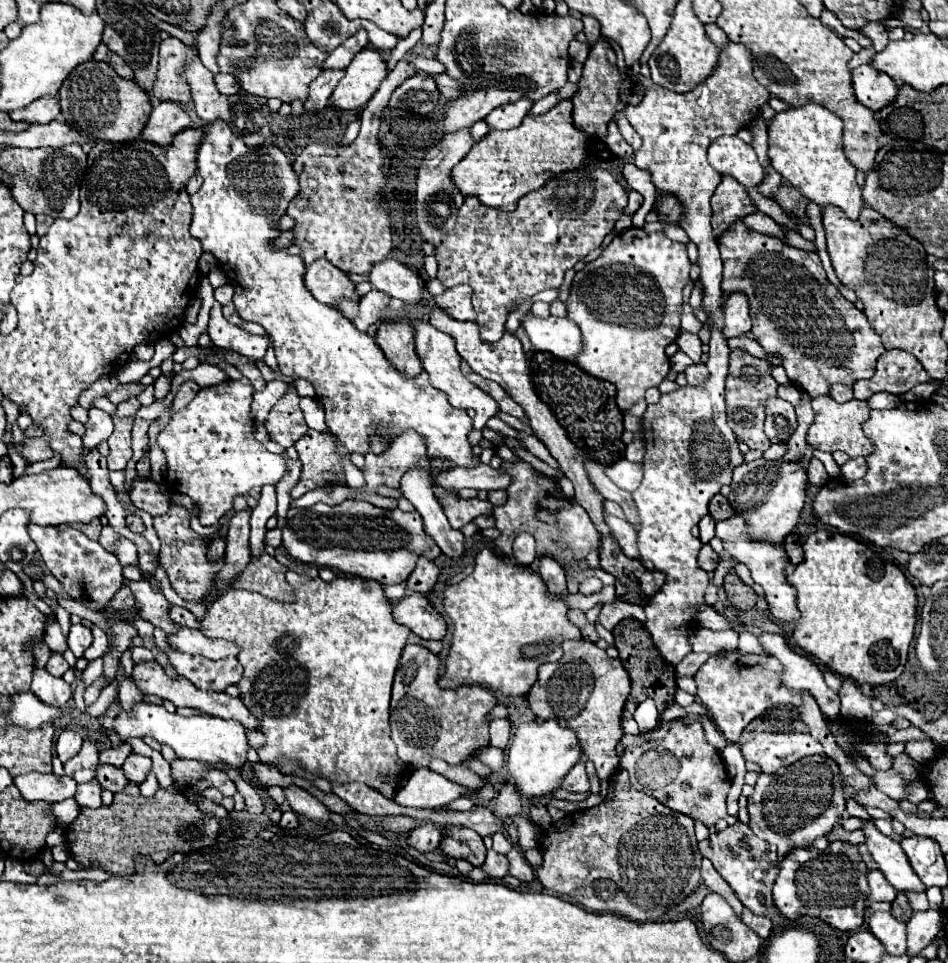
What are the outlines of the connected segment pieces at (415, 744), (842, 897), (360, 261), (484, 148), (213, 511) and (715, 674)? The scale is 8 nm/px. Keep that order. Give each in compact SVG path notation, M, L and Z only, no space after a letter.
M419 643L403 649L391 697L391 739L397 745L399 759L409 769L429 767L431 759L443 759L447 765L461 765L479 749L489 745L489 713L499 703L495 693L481 685L463 685L457 689L439 687L441 661Z
M833 841L825 851L815 847L793 849L781 861L781 869L773 887L775 907L789 919L813 915L839 931L857 931L865 923L869 899L867 873L869 869L857 851L857 845L847 841Z
M405 55L395 69L389 71L387 79L363 109L363 129L349 147L311 143L295 159L293 169L299 175L301 189L289 203L287 215L297 221L293 229L295 245L301 247L301 257L307 265L317 261L317 257L325 257L345 273L367 275L373 263L389 255L391 229L387 201L379 195L385 187L385 177L381 171L383 157L377 145L377 131L381 113L387 107L391 93L415 73L417 69L409 63L409 55Z
M565 99L557 103L553 109L549 109L545 115L527 115L523 123L511 131L489 131L453 169L453 181L457 189L461 189L463 195L473 193L487 207L513 211L523 195L545 187L549 179L565 171L579 169L581 163L589 163L589 137L573 125L571 109L571 99Z
M245 377L205 387L187 407L173 413L157 437L167 457L165 483L171 491L189 495L199 505L201 525L215 525L233 507L237 495L247 495L251 487L277 485L285 475L285 457L269 453L253 435L253 393L255 389Z
M729 651L721 655L711 655L709 661L697 671L697 699L707 707L717 729L731 743L739 743L743 729L757 719L765 709L795 703L801 705L801 693L795 689L787 689L781 681L781 661L775 657L759 657L759 655L743 655L739 651Z

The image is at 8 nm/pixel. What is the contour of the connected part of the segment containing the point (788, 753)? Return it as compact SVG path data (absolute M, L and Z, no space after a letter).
M759 733L751 741L741 745L741 751L743 751L745 761L753 761L761 765L763 773L775 773L779 767L787 767L803 757L823 753L821 743L813 739L809 733Z

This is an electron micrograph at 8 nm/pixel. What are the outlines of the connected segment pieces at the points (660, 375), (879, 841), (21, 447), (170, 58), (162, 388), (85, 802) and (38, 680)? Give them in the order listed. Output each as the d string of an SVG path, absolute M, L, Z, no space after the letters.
M631 227L629 231L619 233L595 261L575 273L571 295L567 299L567 317L577 319L583 333L583 351L581 357L577 357L577 363L589 375L617 387L617 405L621 411L627 411L641 401L645 391L657 387L671 369L665 347L677 339L681 329L681 293L689 283L689 269L691 263L683 243L675 243L663 233L645 233L643 229Z
M867 823L865 827L867 833L867 847L873 855L873 859L879 863L879 869L883 871L885 879L897 889L897 891L913 891L913 893L925 893L925 885L917 877L917 873L911 869L911 863L907 861L905 851L901 845L885 837L873 823Z
M25 439L23 443L15 443L15 445L27 465L37 461L47 461L53 457L53 449L45 439Z
M175 37L161 41L157 85L153 87L153 95L157 101L177 101L179 105L189 105L191 93L189 85L181 77L181 71L185 59L193 59L193 55L195 53Z
M175 373L173 375L159 375L159 379L155 381L155 399L163 399L171 391L173 377L175 377Z
M93 779L89 783L79 785L75 801L79 803L79 807L91 807L91 809L101 807L101 785L99 785L99 781Z
M35 669L31 691L35 693L37 699L49 705L57 705L57 707L67 707L67 703L73 697L71 685L59 677L49 675L45 669Z

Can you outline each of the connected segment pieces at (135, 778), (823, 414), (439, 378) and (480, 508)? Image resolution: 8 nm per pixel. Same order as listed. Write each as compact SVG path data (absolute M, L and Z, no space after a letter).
M133 753L133 755L129 755L129 757L125 759L125 765L123 765L121 769L125 771L125 775L127 775L127 779L129 779L131 783L137 783L137 785L139 785L139 783L145 781L147 773L151 771L151 759Z
M823 395L823 397L815 397L811 401L813 409L815 409L815 421L813 425L809 427L809 433L807 433L807 443L819 451L845 451L851 459L863 455L867 457L867 453L873 453L873 443L865 437L861 425L869 419L869 413L871 413L871 407L867 401L859 401L859 399L853 399L849 403L837 403L833 401L829 395Z
M411 321L413 327L415 327L415 343L417 343L417 353L419 353L419 359L421 359L421 365L423 369L429 373L429 381L435 389L443 391L449 399L449 403L457 409L473 409L477 413L477 421L473 423L473 427L477 431L481 431L487 421L491 417L495 417L499 413L499 405L493 397L485 395L479 387L475 387L467 377L463 377L463 373L459 371L459 363L461 363L461 357L459 353L455 351L455 341L453 337L449 337L447 333L441 333L439 329L435 329L431 323L423 323L423 321Z
M433 481L433 493L435 493L437 501L441 501L441 507L445 509L445 515L447 515L451 527L455 527L455 529L465 527L479 515L491 515L491 511L493 511L493 505L489 501L461 499L457 495L457 491L449 493L447 489L441 489L435 481Z

